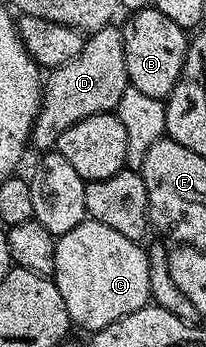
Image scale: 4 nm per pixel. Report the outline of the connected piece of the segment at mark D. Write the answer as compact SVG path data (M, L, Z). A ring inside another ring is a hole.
M112 25L90 32L84 38L81 53L77 53L73 61L65 61L65 65L54 68L48 75L51 76L46 76L43 84L43 99L39 102L39 112L31 130L30 146L36 147L39 153L52 150L57 137L61 137L69 125L77 125L77 121L85 121L85 117L116 110L129 86L122 30Z

